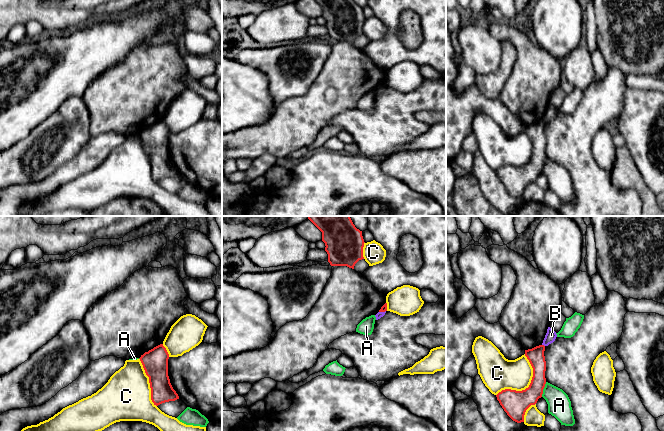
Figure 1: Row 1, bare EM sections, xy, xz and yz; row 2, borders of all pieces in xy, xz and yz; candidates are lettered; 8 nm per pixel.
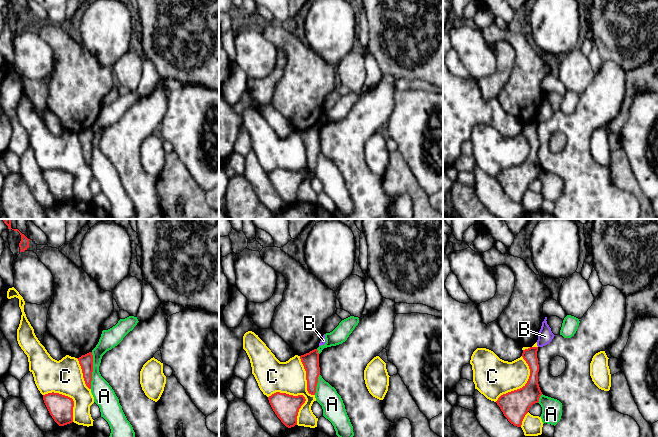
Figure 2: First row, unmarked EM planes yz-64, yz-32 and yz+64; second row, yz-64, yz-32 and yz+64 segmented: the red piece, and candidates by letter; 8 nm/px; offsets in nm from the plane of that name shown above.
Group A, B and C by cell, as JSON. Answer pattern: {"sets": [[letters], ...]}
{"sets": [["A"], ["B"], ["C"]]}

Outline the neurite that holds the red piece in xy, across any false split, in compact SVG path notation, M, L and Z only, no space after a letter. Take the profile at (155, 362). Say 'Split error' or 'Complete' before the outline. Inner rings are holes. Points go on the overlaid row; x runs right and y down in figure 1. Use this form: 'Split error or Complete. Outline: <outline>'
Complete. Outline: M163 344L145 352L139 358L149 377L151 400L154 405L179 399L168 376L169 354Z

